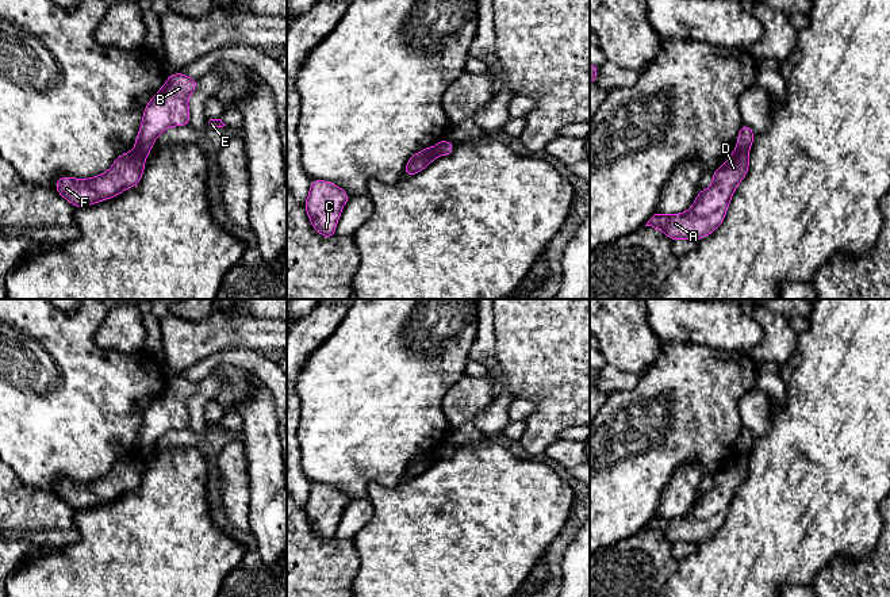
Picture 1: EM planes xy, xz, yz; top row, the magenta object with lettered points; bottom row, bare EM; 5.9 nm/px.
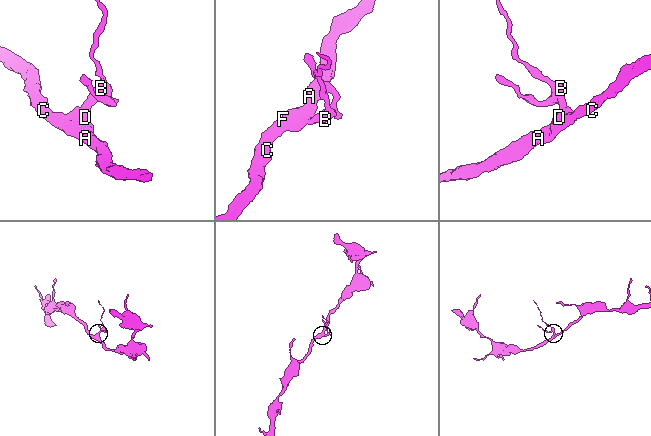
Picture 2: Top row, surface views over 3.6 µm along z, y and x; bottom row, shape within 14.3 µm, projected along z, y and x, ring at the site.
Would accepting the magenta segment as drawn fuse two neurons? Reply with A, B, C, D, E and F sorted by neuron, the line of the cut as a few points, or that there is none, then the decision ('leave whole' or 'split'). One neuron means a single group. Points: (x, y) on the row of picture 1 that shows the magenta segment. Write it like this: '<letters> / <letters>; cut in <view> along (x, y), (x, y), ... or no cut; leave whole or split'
A C D F / B E; cut in yz along (736, 149), (747, 152); split

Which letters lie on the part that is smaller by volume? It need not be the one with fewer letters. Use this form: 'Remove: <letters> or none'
Remove: B, E

